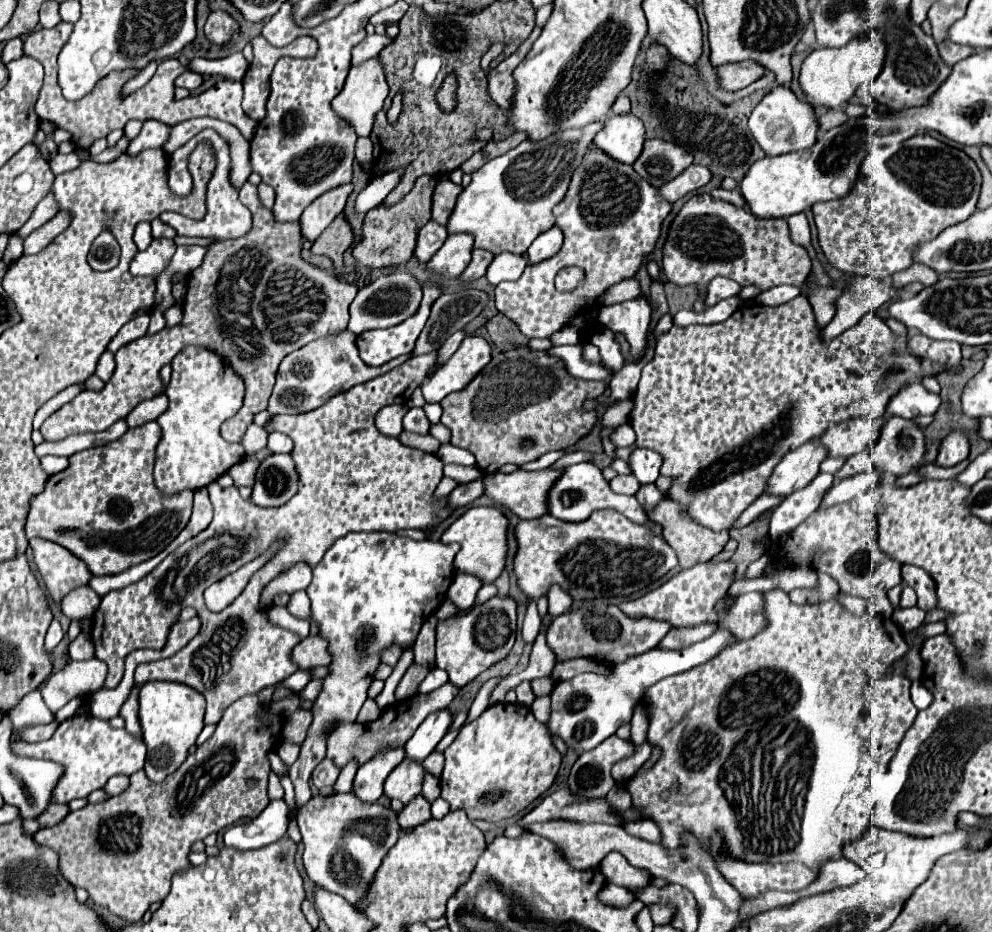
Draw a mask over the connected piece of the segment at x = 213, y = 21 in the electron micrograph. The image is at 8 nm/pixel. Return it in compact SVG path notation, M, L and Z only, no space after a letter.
M213 10L205 22L205 38L215 46L225 46L239 30L241 24L225 10Z

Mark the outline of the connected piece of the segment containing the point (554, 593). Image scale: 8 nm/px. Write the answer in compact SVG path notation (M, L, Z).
M555 586L553 590L549 590L547 600L549 600L549 616L551 616L551 618L557 618L557 616L565 614L565 612L571 608L571 598L569 598L569 594L563 592L563 590L557 588L557 586Z

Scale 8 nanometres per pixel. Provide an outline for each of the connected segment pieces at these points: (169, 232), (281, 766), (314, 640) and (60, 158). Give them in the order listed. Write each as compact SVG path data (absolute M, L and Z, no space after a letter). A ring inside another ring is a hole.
M155 218L151 222L151 226L153 226L153 238L171 238L173 240L177 236L177 232L173 232L173 228L163 224L159 218Z
M275 751L269 752L268 758L271 769L277 774L278 777L288 773L288 767L283 763Z
M307 636L301 640L293 652L291 660L301 668L313 668L313 666L325 666L329 664L329 652L327 652L327 642L321 636Z
M77 152L71 154L57 154L55 158L51 158L49 166L53 170L53 174L63 174L63 172L71 172L73 168L79 168L85 160L91 160L91 156L81 156Z

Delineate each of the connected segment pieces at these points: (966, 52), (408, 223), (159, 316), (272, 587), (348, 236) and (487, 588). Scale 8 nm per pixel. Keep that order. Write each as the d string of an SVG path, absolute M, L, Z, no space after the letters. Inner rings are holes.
M947 40L947 44L945 44L945 42L937 44L937 48L939 48L941 60L943 60L947 66L953 66L955 62L959 62L959 60L963 60L963 58L967 58L967 56L971 56L971 54L975 52L975 50L969 48L969 46L953 44L953 42L949 42L949 40Z
M421 176L413 190L403 196L395 206L379 206L373 208L363 222L363 238L353 246L353 258L357 264L367 266L369 270L379 270L379 268L389 268L389 266L399 266L405 264L415 250L415 240L417 232L423 224L431 220L431 194L433 194L435 178L433 176ZM413 192L419 192L419 198L413 198Z
M154 309L151 314L147 335L153 335L166 326L164 314L161 311Z
M293 564L293 568L287 568L285 572L281 572L281 576L275 576L261 592L262 607L273 604L273 598L281 592L293 594L297 590L305 590L311 582L311 568L309 564Z
M339 214L333 224L317 238L310 249L311 254L329 256L335 268L335 274L342 275L348 270L343 268L343 252L353 244L353 232L345 222L343 214Z
M493 583L485 584L485 586L483 586L483 588L479 590L479 592L477 592L477 600L473 602L473 606L471 606L469 610L460 611L458 614L455 615L455 617L459 617L468 612L471 612L471 610L473 610L475 606L481 606L483 602L487 602L487 600L489 600L489 598L493 598L493 596L497 596L497 587Z

